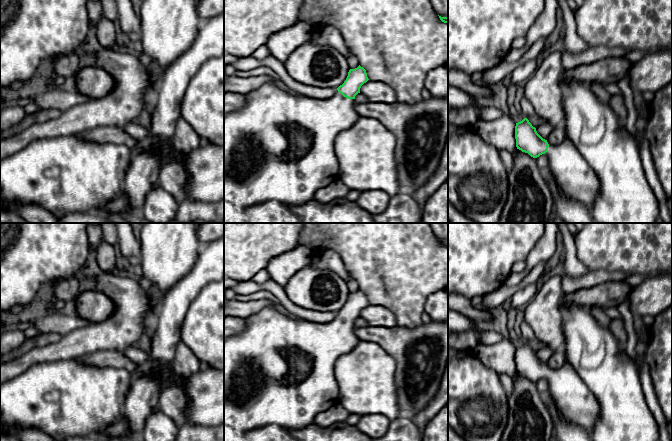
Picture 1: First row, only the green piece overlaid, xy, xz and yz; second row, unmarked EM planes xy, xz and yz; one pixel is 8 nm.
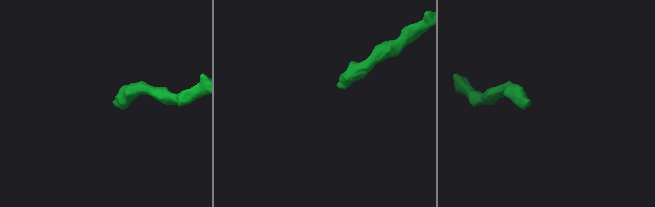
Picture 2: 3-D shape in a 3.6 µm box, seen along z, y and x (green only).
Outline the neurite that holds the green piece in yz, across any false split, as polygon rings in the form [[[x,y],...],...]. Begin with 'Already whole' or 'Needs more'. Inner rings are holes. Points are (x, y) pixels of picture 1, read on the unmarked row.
Needs more. [[[524,342],[516,347],[515,363],[517,373],[531,381],[545,378],[548,381],[548,392],[561,418],[579,425],[591,438],[594,425],[600,417],[600,405],[567,359],[560,369],[549,369],[529,344]]]

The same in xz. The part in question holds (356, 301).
Needs more. [[[359,289],[357,292],[349,294],[346,304],[337,312],[338,316],[328,323],[293,319],[273,307],[262,308],[243,318],[246,322],[244,330],[224,340],[224,441],[241,441],[240,438],[244,433],[266,425],[277,425],[286,429],[301,429],[313,424],[317,414],[336,405],[339,397],[339,386],[335,378],[335,363],[339,357],[351,352],[360,342],[360,339],[354,334],[354,323],[360,317],[361,310],[368,304],[366,294]]]

